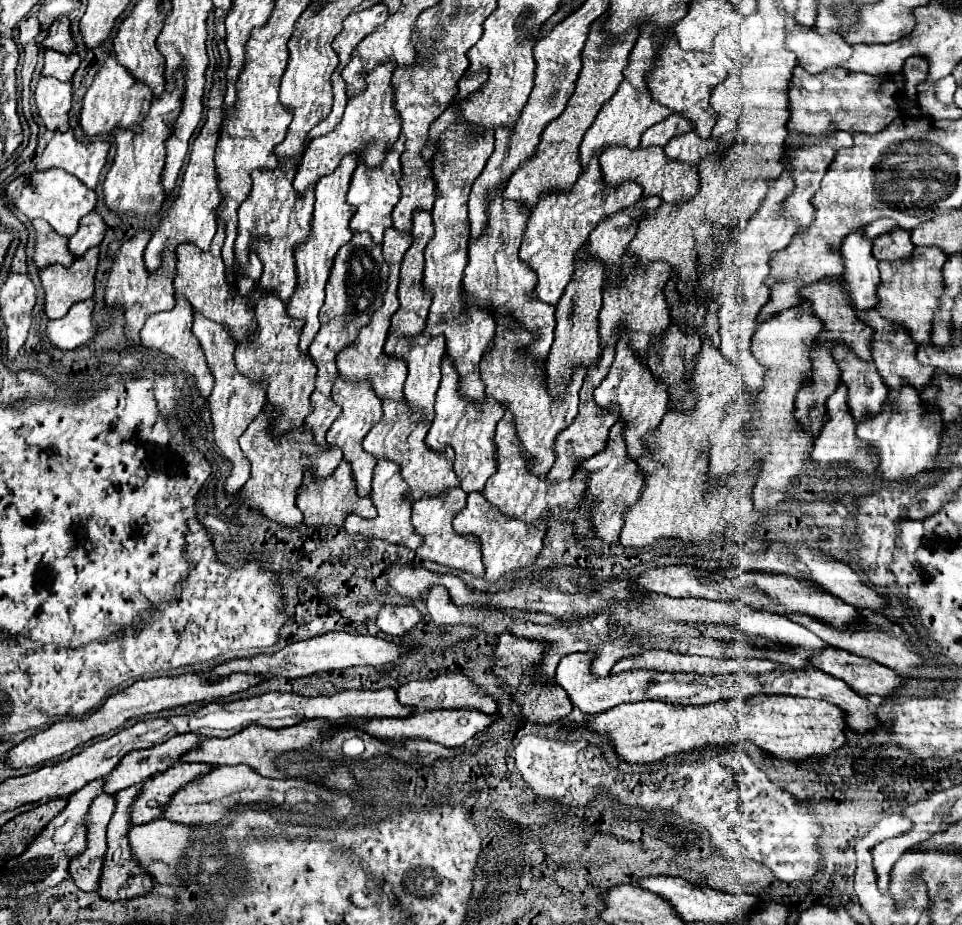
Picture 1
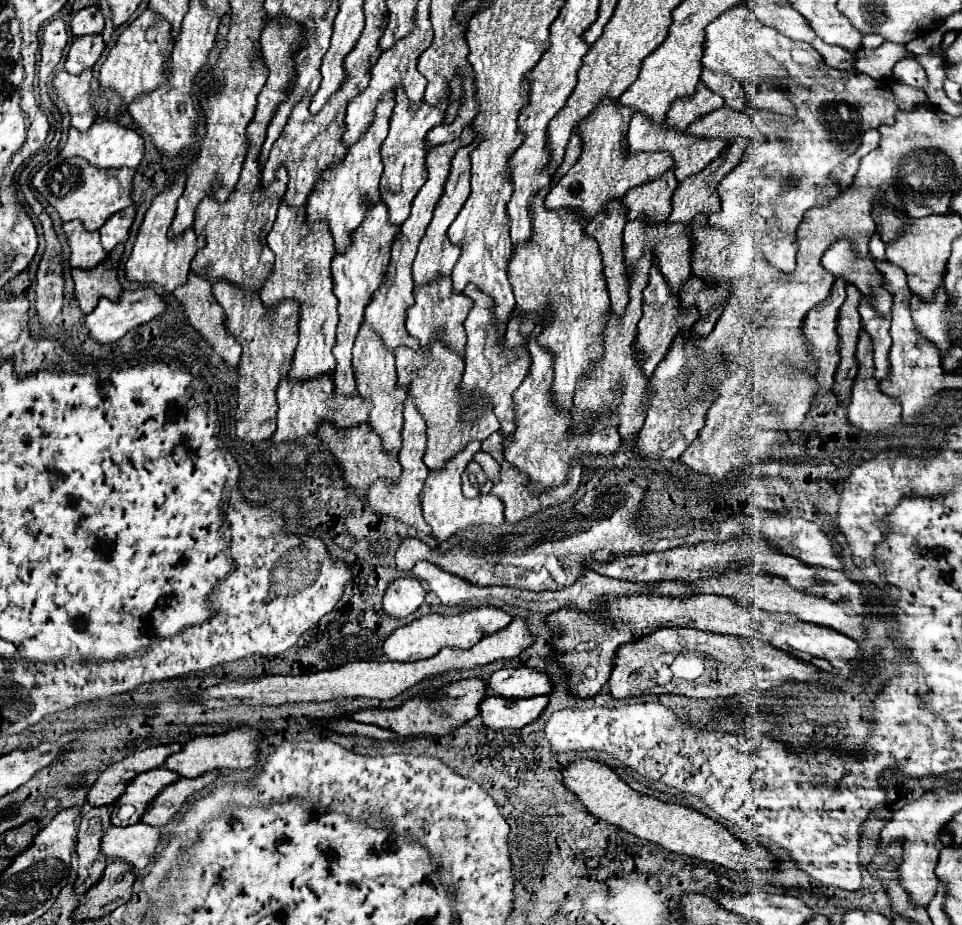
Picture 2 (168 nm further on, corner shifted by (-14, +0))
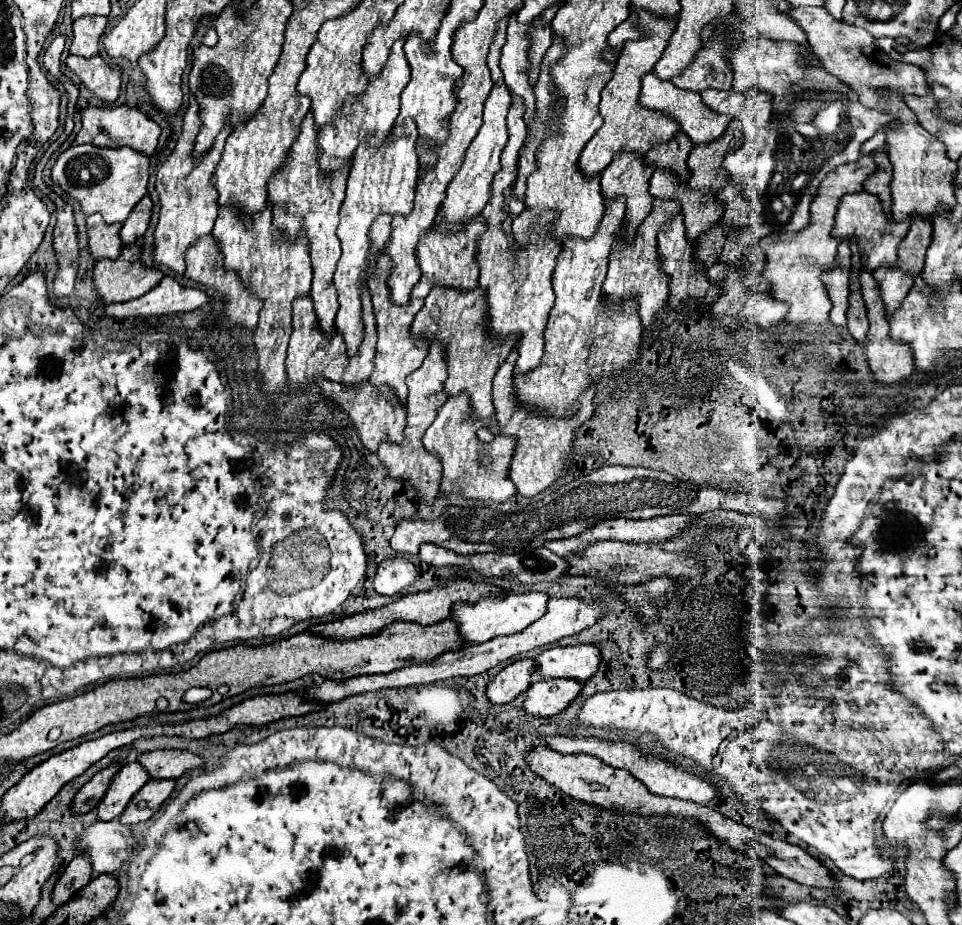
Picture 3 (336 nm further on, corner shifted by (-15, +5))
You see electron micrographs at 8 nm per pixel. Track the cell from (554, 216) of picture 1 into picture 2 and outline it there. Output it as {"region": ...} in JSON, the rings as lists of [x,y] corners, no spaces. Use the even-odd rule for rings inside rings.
{"region":[[[605,98],[587,120],[581,122],[579,134],[583,140],[583,154],[579,162],[559,180],[547,194],[547,208],[575,208],[581,210],[585,220],[593,220],[613,198],[621,198],[633,186],[659,178],[673,166],[671,152],[629,152],[627,150],[627,126],[633,116],[633,108],[623,106],[619,100]]]}

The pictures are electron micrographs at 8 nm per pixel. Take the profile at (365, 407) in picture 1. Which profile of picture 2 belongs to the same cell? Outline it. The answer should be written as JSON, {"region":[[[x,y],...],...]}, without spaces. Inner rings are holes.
{"region":[[[361,326],[359,336],[353,348],[353,368],[357,376],[357,390],[365,400],[373,402],[369,424],[381,436],[383,446],[389,452],[397,452],[401,448],[401,430],[403,430],[403,402],[407,398],[405,388],[397,384],[395,372],[395,356],[383,346],[381,336],[367,326]]]}

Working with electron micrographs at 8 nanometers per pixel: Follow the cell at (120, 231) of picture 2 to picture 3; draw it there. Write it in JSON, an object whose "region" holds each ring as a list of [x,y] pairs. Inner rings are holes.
{"region":[[[144,197],[132,209],[132,215],[128,215],[128,219],[122,223],[122,229],[120,229],[120,239],[122,239],[124,245],[134,243],[138,237],[144,235],[144,231],[148,227],[148,221],[150,221],[150,209],[152,209],[150,197]]]}

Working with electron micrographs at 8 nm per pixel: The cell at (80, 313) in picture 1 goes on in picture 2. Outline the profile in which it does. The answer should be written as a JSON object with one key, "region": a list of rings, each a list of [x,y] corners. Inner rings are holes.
{"region":[[[141,288],[141,290],[133,290],[133,292],[123,292],[121,296],[121,302],[115,304],[107,298],[103,298],[99,302],[99,306],[87,316],[87,326],[89,326],[89,332],[91,336],[101,342],[101,344],[107,344],[107,342],[115,342],[119,340],[121,336],[125,336],[131,328],[139,326],[139,324],[145,324],[149,320],[153,320],[155,316],[167,312],[169,304],[163,296],[159,296],[153,288]]]}

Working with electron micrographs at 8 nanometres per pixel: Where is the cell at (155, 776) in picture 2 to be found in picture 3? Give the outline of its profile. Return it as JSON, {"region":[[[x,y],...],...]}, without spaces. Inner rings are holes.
{"region":[[[128,761],[120,767],[116,777],[112,779],[108,793],[98,805],[98,817],[100,821],[112,821],[122,815],[122,811],[128,807],[130,799],[150,781],[150,775],[142,771],[138,761]]]}

